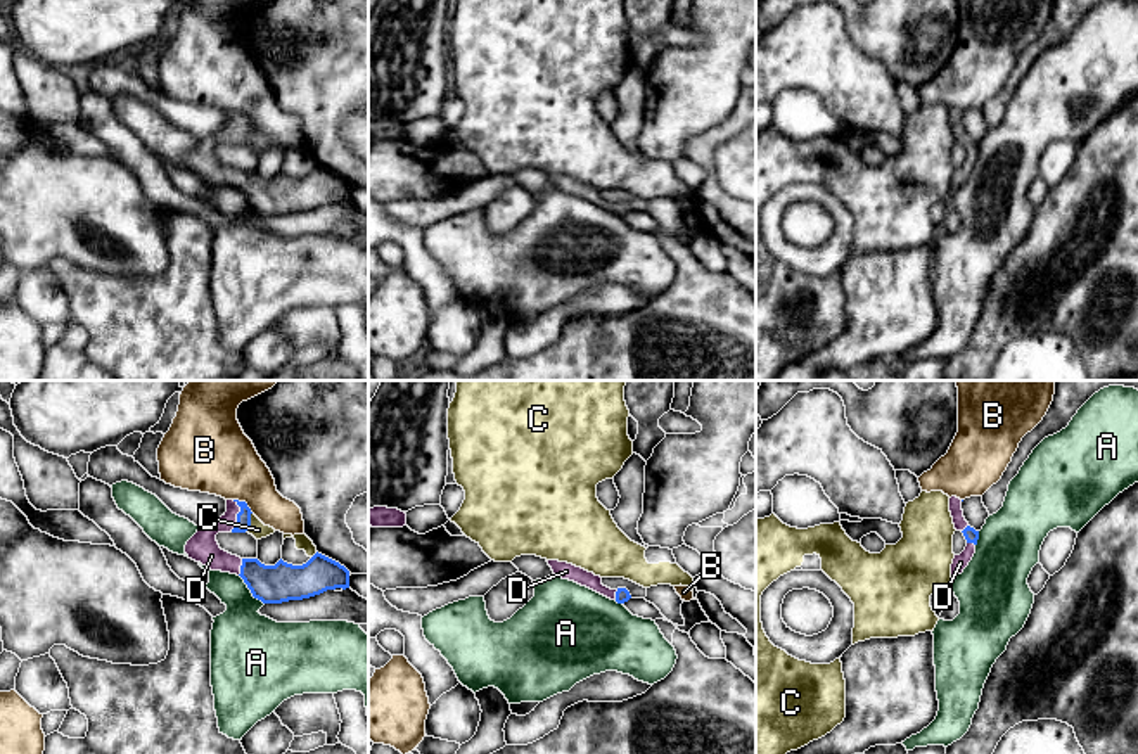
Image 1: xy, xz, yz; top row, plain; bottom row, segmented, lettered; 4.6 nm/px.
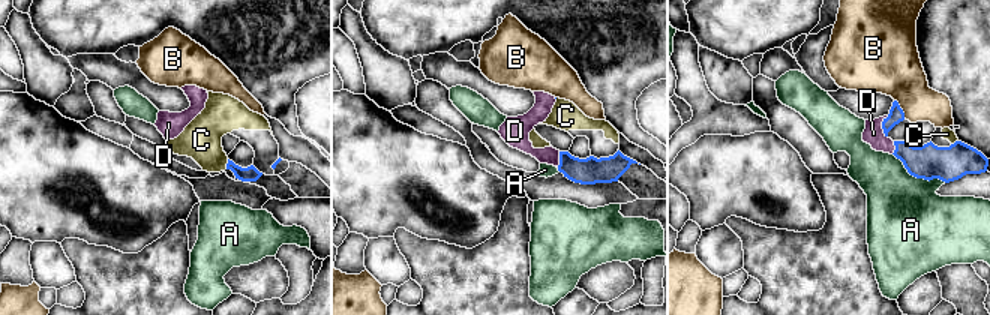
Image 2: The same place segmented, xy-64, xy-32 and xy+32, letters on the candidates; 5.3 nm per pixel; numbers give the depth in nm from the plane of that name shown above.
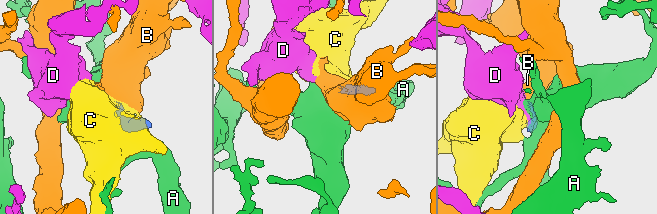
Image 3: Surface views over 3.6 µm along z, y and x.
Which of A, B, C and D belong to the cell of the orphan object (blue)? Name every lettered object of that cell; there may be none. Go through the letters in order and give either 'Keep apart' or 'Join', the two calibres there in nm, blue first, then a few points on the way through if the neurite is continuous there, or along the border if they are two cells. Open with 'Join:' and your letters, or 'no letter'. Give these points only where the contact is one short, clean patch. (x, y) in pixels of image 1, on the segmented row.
Join: D
A: Keep apart. Thickness 180 nm (blue) against 300 nm
B: Keep apart. Thickness 60 nm (blue) against 340 nm. Boundary: xy (234, 498), (242, 500), (253, 512)
C: Keep apart. Thickness 60 nm (blue) against 80 nm
D: Join. Thickness 60 nm (blue) against 140 nm. Path across: xy (244, 516), (237, 516), (220, 524), (203, 547)

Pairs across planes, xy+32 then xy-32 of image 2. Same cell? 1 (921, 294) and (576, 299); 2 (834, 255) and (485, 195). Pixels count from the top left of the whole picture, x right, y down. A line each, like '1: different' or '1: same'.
1: same
2: different

